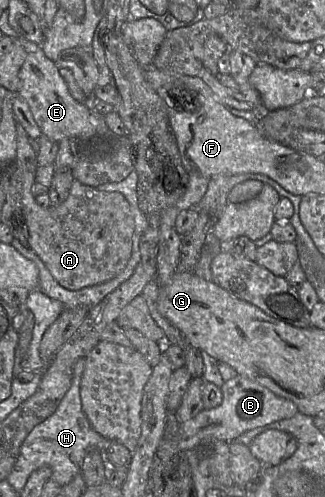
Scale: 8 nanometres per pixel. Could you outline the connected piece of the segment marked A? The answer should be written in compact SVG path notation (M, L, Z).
M17 122L16 164L22 172L22 204L31 249L45 263L56 281L69 290L81 290L87 287L105 284L119 276L128 265L133 254L133 242L136 234L136 221L132 206L119 192L105 192L95 187L73 180L68 198L59 206L43 208L36 201L33 186L36 183L37 154L30 144L30 137Z

